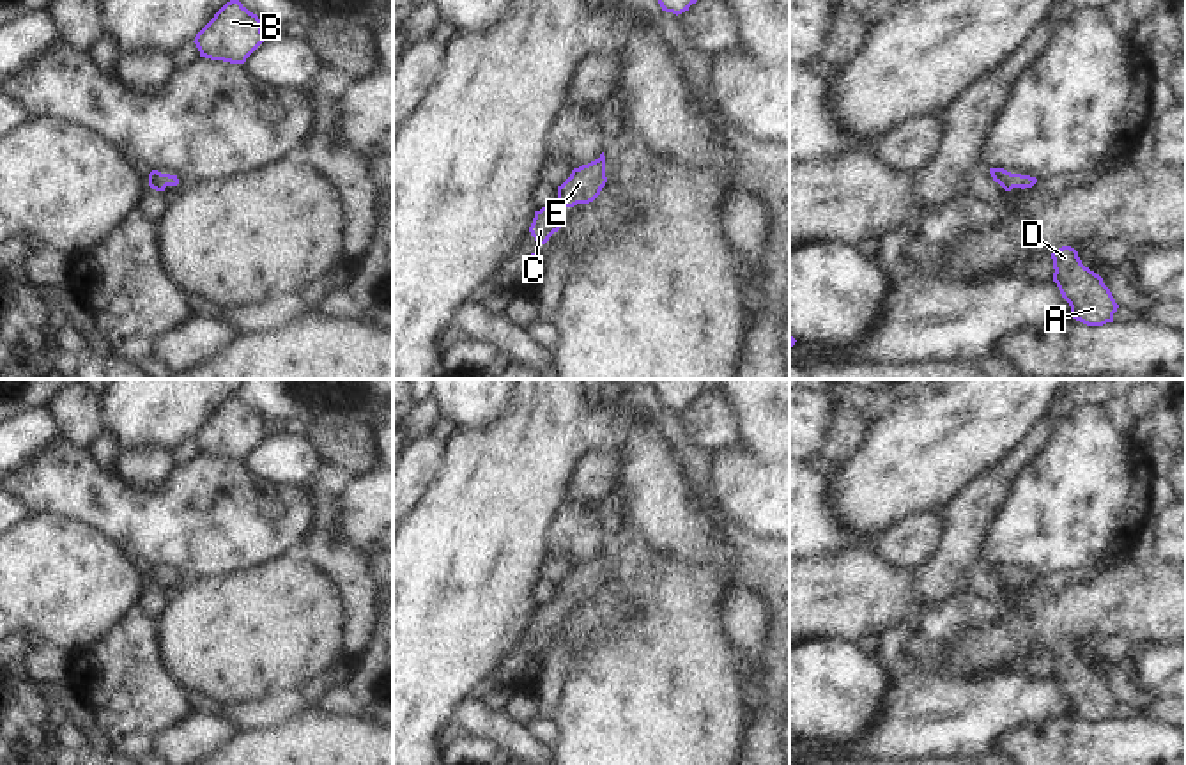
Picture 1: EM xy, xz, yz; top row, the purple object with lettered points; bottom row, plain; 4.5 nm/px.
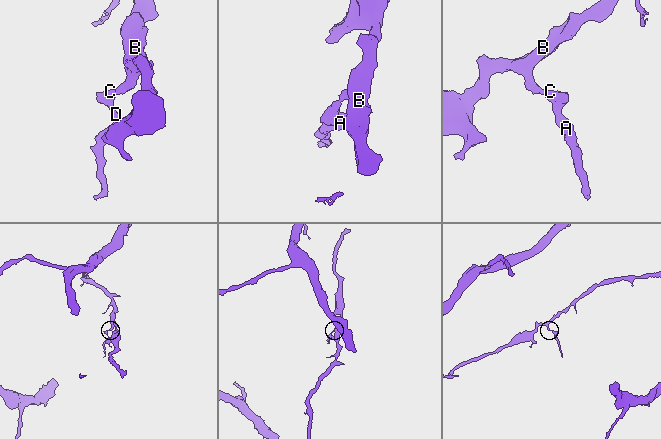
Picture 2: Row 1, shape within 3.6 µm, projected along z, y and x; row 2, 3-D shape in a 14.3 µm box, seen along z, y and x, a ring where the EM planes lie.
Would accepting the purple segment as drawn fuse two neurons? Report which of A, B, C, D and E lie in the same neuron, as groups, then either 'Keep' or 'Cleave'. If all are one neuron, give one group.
Groups: A B C D E. Keep

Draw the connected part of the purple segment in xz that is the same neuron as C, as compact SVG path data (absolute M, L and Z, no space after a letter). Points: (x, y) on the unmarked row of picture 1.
M605 552L574 565L570 574L558 583L558 599L535 607L529 623L531 632L538 641L545 641L549 634L561 625L563 609L566 604L593 599L605 583Z

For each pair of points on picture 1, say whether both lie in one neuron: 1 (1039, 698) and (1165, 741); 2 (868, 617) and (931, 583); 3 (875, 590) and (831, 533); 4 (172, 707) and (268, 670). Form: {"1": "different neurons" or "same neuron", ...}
{"1": "different neurons", "2": "different neurons", "3": "different neurons", "4": "different neurons"}

